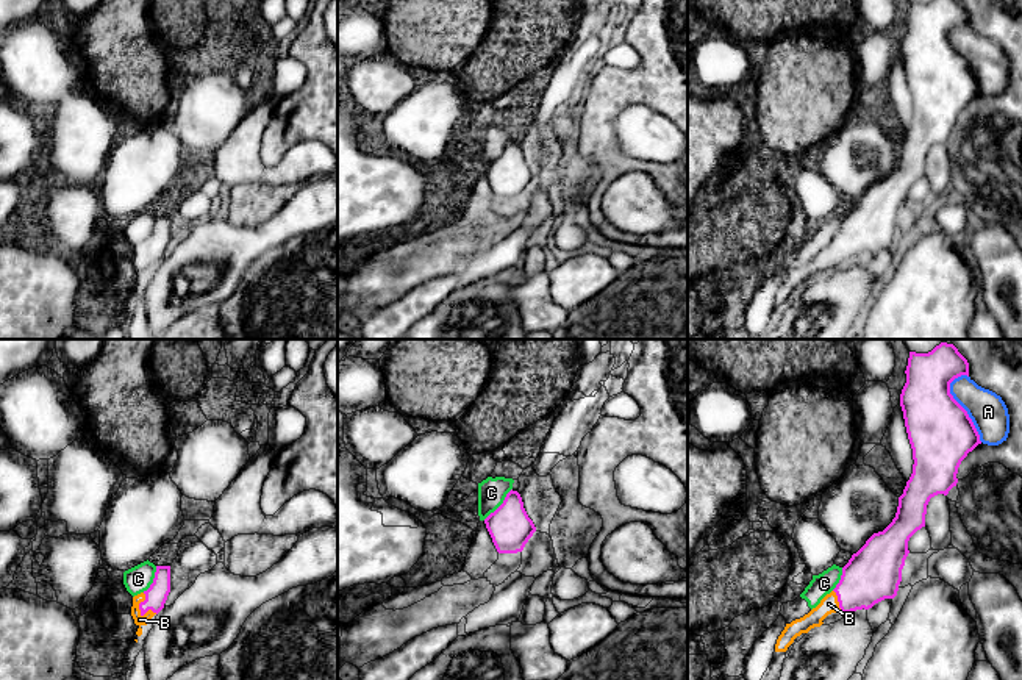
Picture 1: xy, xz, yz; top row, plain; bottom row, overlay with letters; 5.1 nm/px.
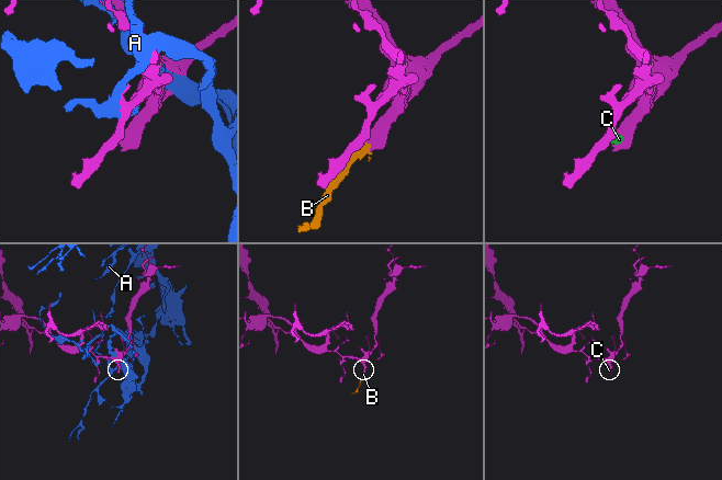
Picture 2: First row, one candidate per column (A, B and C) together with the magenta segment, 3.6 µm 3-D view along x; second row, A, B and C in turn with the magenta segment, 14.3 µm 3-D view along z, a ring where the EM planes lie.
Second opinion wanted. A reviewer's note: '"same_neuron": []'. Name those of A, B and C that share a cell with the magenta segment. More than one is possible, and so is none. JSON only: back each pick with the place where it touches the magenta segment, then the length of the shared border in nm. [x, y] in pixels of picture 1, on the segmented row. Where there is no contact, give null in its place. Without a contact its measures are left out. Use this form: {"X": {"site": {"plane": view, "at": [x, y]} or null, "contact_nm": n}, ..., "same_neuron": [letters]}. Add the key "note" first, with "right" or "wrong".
{"note": "wrong", "B": {"site": {"plane": "xy", "at": [141, 612]}, "contact_nm": 130}, "same_neuron": ["B"]}

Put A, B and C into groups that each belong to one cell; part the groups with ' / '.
A / B / C

